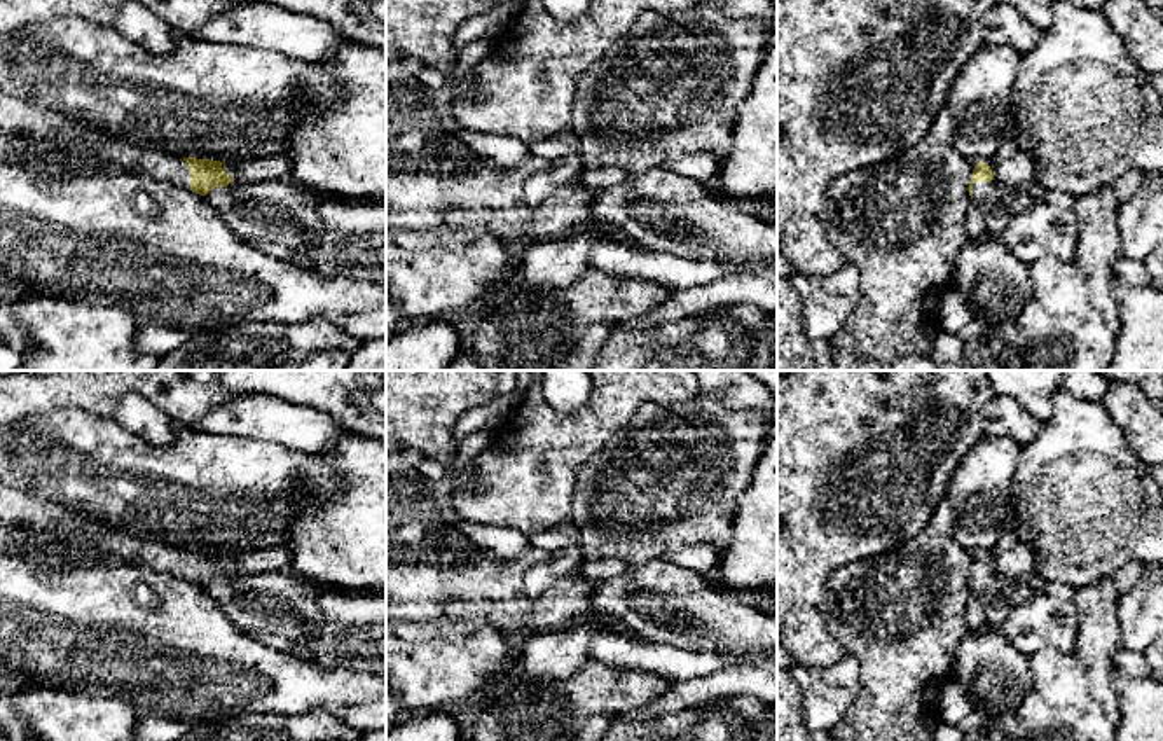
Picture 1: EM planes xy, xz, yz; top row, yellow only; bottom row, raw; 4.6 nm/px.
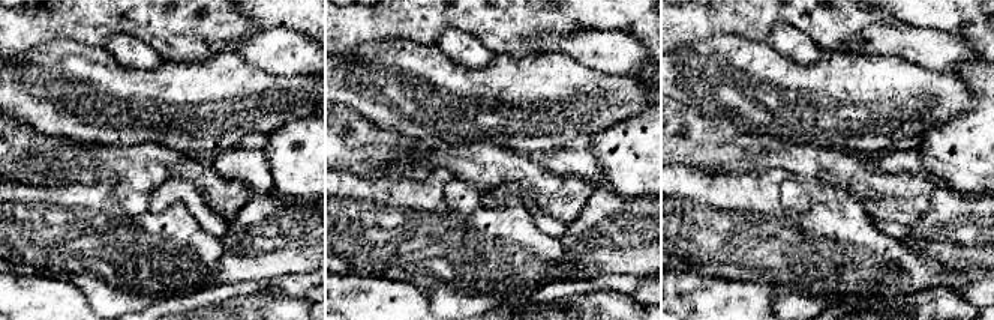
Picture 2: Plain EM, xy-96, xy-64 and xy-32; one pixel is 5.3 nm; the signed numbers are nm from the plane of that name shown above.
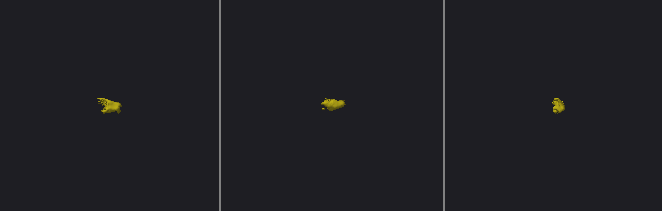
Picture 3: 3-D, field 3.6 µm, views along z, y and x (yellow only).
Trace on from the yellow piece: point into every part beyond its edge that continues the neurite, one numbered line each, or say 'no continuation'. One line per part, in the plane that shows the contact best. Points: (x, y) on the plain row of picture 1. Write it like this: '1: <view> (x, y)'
1: xy (95, 544)
2: yz (999, 595)

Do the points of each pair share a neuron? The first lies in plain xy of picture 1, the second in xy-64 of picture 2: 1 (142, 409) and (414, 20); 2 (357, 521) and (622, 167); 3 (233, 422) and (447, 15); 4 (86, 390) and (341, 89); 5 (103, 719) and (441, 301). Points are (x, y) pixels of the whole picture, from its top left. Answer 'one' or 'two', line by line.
1: two
2: one
3: two
4: two
5: two

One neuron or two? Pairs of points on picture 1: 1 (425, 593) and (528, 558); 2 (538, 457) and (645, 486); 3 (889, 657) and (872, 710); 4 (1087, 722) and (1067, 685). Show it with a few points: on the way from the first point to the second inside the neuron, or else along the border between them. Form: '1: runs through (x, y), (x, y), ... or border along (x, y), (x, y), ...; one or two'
1: runs through (451, 593), (491, 589), (502, 581); one
2: border along (610, 441), (578, 470), (571, 509); two
3: runs through (889, 670), (889, 692), (884, 698); one
4: runs through (1076, 715), (1067, 706), (1067, 696); one

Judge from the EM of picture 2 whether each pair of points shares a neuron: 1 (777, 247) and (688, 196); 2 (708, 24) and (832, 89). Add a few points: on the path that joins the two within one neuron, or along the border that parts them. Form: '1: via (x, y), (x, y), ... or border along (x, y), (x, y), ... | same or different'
1: via (754, 224), (736, 208), (727, 208), (711, 197) | same
2: border along (693, 39), (742, 35), (762, 42) | different

